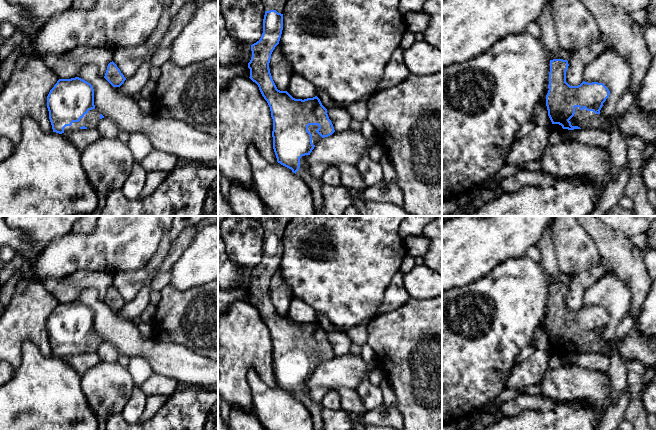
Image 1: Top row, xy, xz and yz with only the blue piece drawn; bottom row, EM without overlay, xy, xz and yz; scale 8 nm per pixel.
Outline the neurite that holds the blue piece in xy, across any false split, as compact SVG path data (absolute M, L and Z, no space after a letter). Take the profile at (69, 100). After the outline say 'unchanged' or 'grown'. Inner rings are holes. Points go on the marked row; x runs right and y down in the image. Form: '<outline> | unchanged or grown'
M79 77L59 79L47 96L47 108L53 132L59 134L95 129L104 118L95 109L92 85Z | grown

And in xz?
M262 0L265 5L263 33L260 40L251 45L249 78L258 85L270 107L277 162L291 169L308 185L314 200L315 216L322 216L323 183L310 175L307 157L322 138L335 132L333 124L317 96L295 99L287 91L278 90L269 69L271 54L281 38L287 1Z | grown

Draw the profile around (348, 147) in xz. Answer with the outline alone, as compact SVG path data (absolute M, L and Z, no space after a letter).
M353 130L334 132L332 135L322 138L315 145L307 157L307 162L309 165L320 162L328 166L337 164L356 166L374 146L381 147L377 142L370 145L361 132Z

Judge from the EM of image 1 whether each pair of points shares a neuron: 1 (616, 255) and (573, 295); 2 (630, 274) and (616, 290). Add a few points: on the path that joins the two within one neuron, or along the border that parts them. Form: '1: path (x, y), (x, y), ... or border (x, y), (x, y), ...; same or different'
1: border (604, 262), (609, 267); different
2: border (609, 267), (627, 285), (631, 293), (630, 304); different

